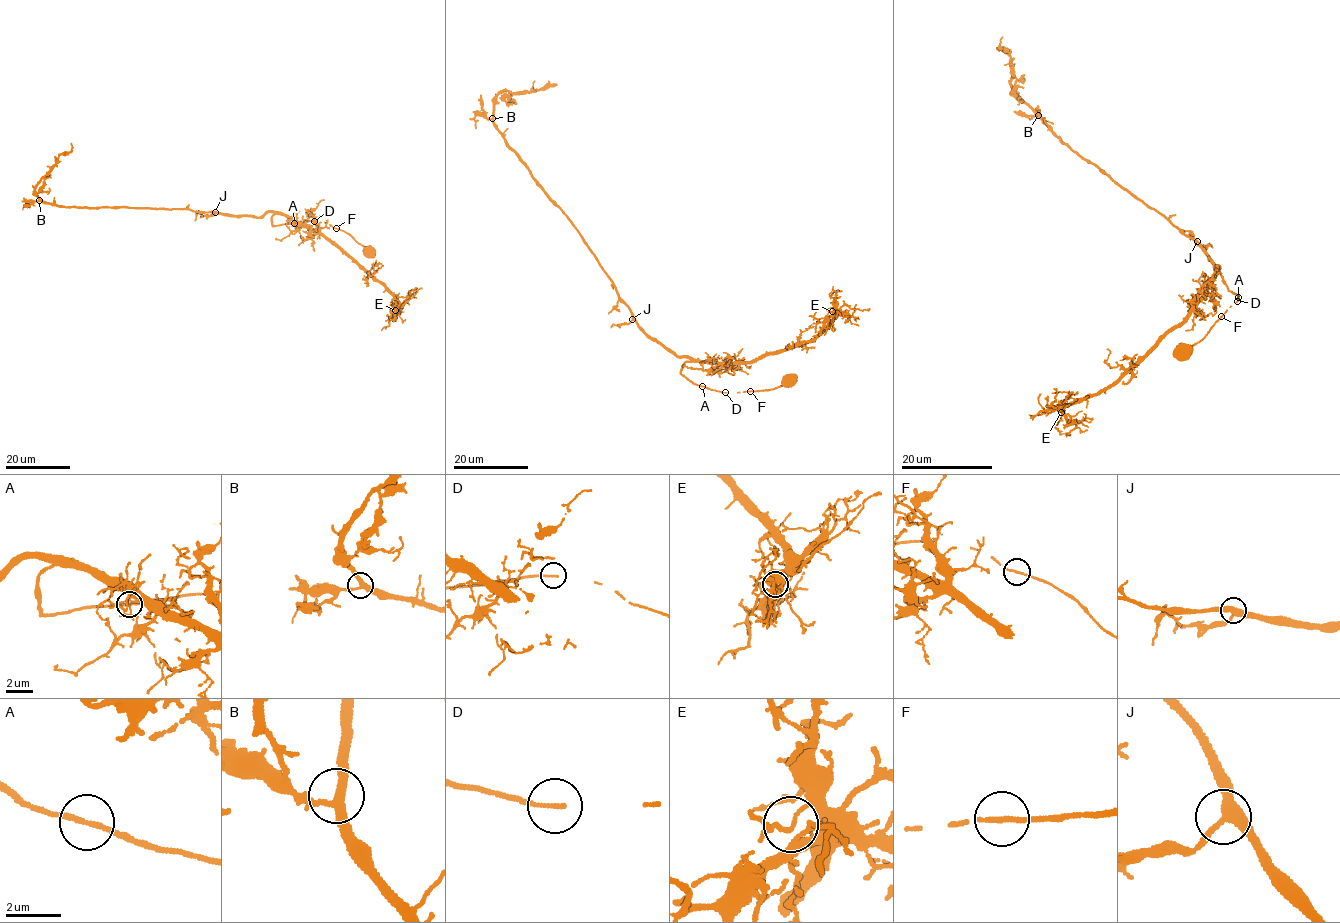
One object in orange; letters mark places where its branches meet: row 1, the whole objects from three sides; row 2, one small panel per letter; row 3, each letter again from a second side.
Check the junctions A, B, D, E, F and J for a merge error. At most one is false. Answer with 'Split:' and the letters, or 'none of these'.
Split: none of these

